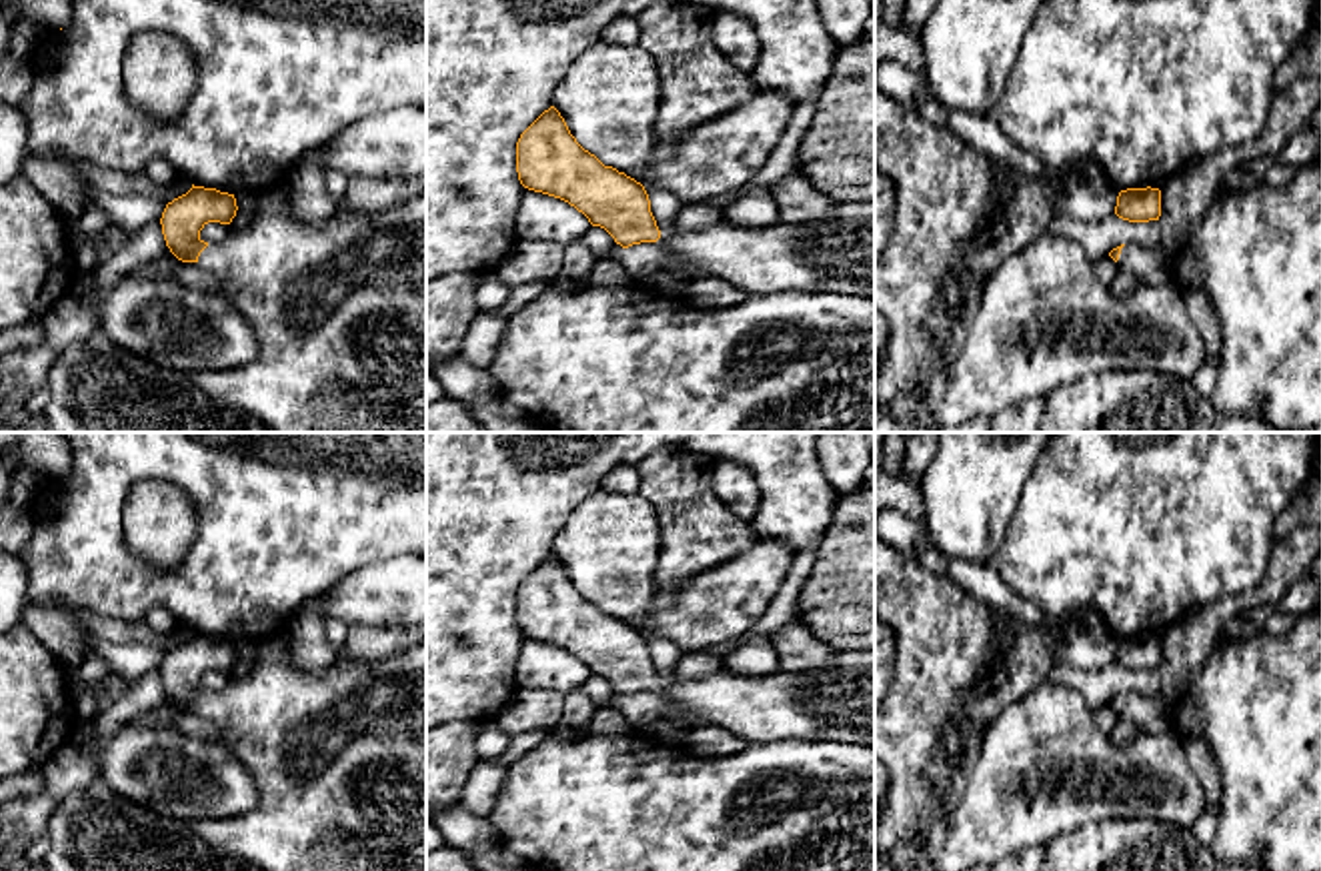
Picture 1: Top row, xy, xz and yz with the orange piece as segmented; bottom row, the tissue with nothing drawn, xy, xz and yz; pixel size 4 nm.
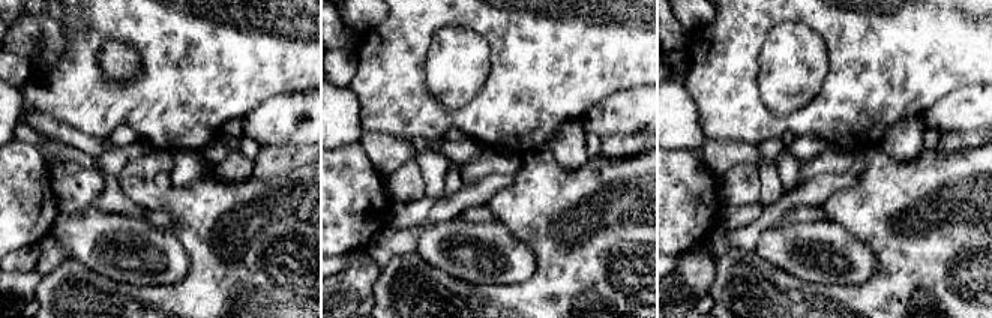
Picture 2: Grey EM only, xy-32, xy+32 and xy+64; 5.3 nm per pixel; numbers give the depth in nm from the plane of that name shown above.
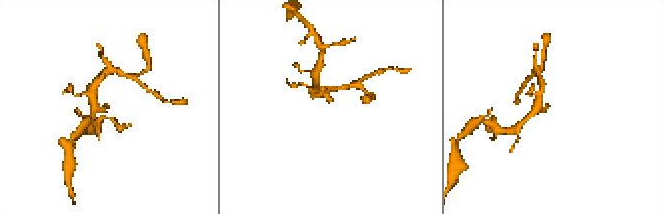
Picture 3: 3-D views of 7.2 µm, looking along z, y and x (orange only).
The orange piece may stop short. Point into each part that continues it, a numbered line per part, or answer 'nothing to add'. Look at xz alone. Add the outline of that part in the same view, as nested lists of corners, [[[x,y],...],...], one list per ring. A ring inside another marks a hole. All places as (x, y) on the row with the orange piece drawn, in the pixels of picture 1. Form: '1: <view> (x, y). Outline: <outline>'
nothing to add

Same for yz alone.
1: yz (1151, 267). Outline: [[[1127,242],[1121,248],[1119,270],[1133,274],[1139,284],[1159,286],[1173,282],[1173,256],[1163,248],[1141,248]]]

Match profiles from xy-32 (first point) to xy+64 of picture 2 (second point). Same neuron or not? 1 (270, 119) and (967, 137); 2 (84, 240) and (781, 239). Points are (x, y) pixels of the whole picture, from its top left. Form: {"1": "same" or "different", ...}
{"1": "different", "2": "same"}

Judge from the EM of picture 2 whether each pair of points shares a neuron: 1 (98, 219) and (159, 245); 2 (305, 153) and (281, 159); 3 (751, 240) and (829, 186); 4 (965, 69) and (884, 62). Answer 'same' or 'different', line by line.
1: same
2: same
3: same
4: same

